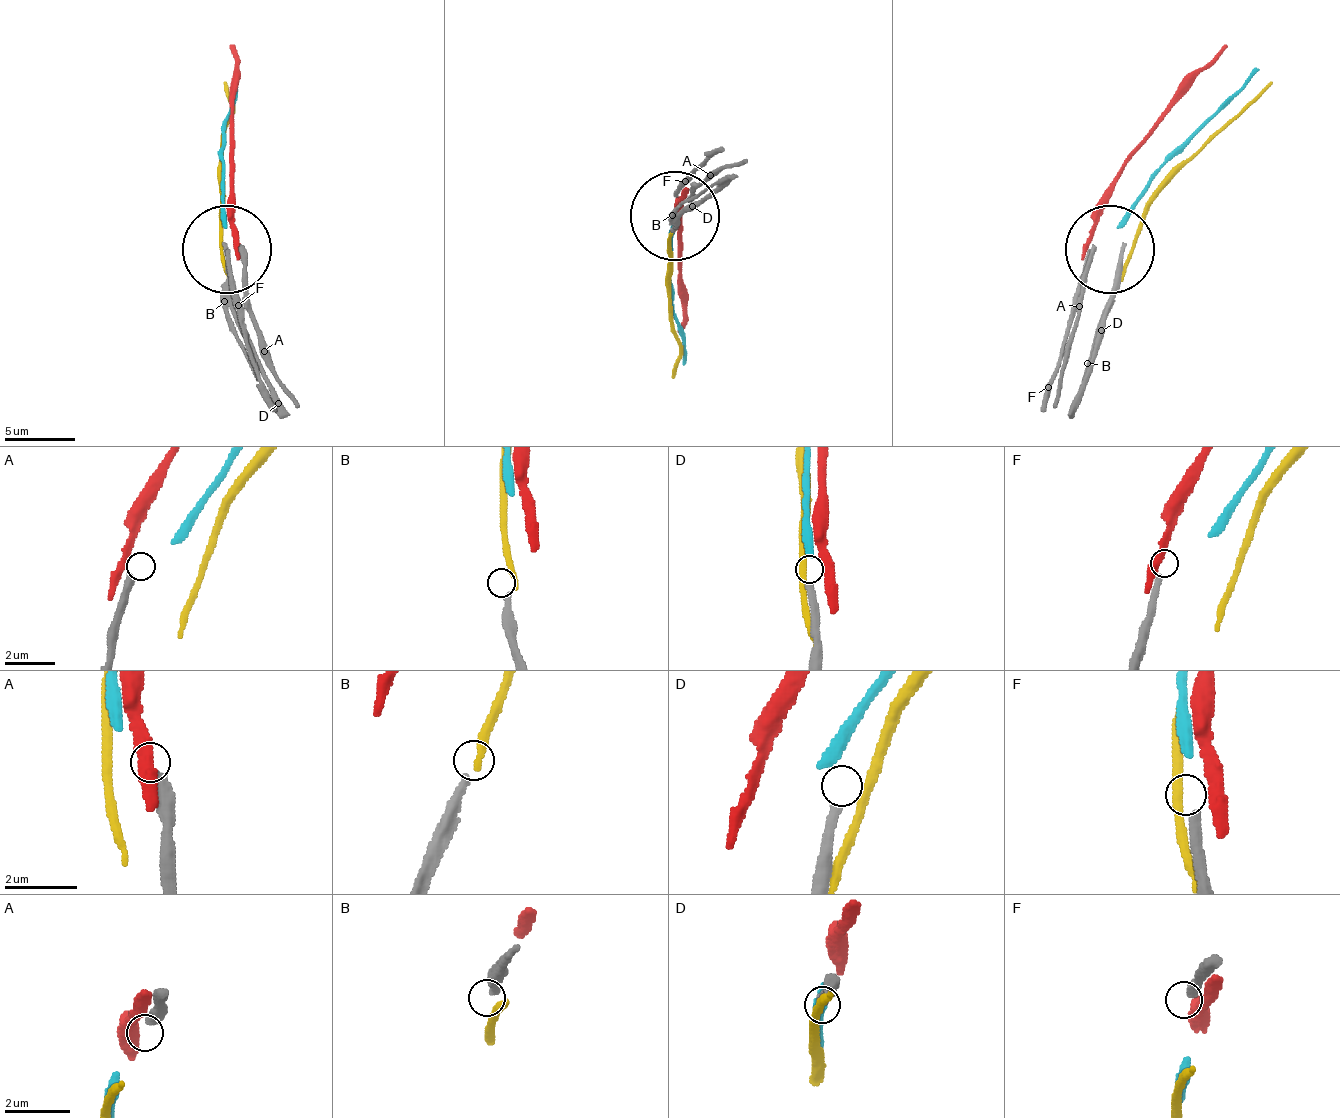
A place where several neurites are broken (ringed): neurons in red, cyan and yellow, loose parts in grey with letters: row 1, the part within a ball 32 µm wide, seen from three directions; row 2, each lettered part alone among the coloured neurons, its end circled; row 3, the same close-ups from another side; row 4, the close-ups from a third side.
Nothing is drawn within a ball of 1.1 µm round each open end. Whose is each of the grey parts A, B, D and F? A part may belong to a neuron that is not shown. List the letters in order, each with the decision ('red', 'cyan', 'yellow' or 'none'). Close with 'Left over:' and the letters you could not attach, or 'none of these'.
A: none
B: none
D: none
F: none
Left over: A, B, D, F

